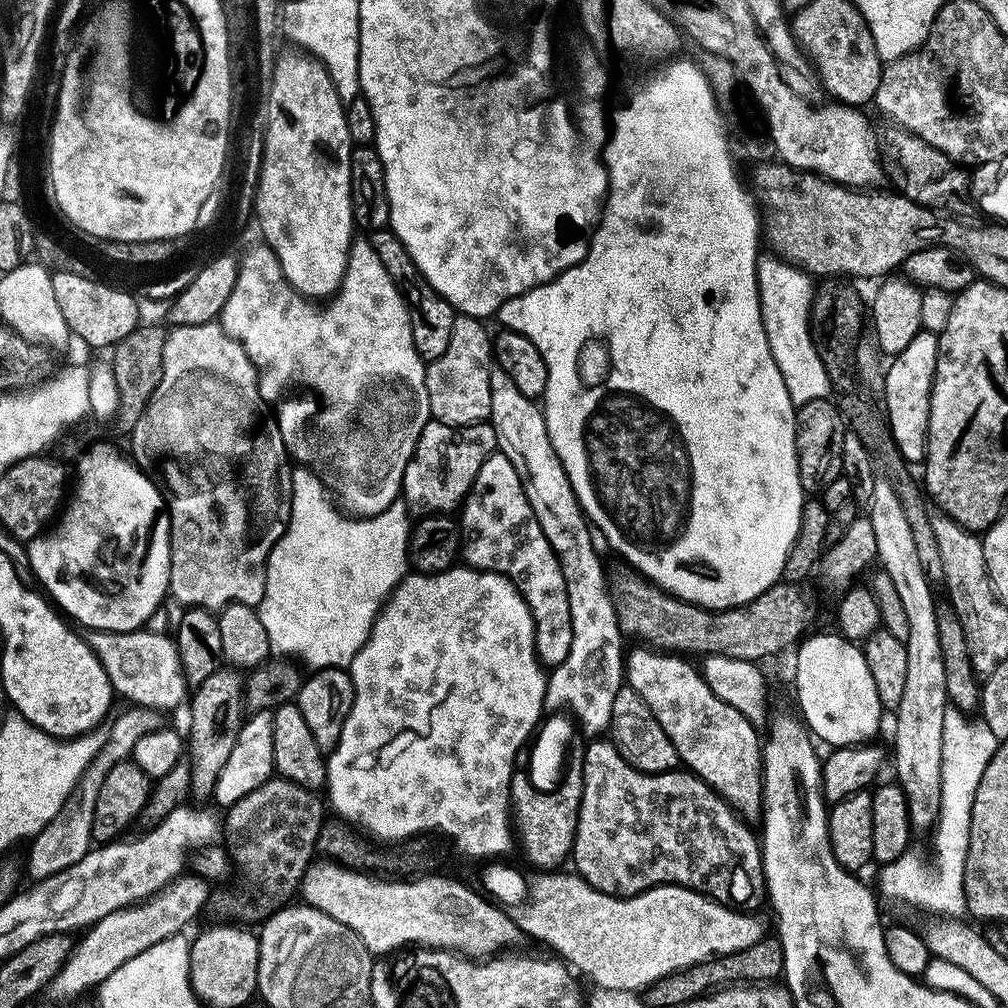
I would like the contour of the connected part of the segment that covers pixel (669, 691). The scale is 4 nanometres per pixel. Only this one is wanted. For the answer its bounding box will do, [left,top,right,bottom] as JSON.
[626,646,764,821]

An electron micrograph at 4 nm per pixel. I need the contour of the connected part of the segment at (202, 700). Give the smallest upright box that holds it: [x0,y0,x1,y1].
[188,668,246,801]

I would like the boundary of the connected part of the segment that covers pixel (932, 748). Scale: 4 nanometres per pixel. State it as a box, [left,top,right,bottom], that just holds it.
[868,472,950,831]

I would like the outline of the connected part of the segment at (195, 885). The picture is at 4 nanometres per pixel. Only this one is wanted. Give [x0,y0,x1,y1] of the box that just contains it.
[50,874,210,1000]

